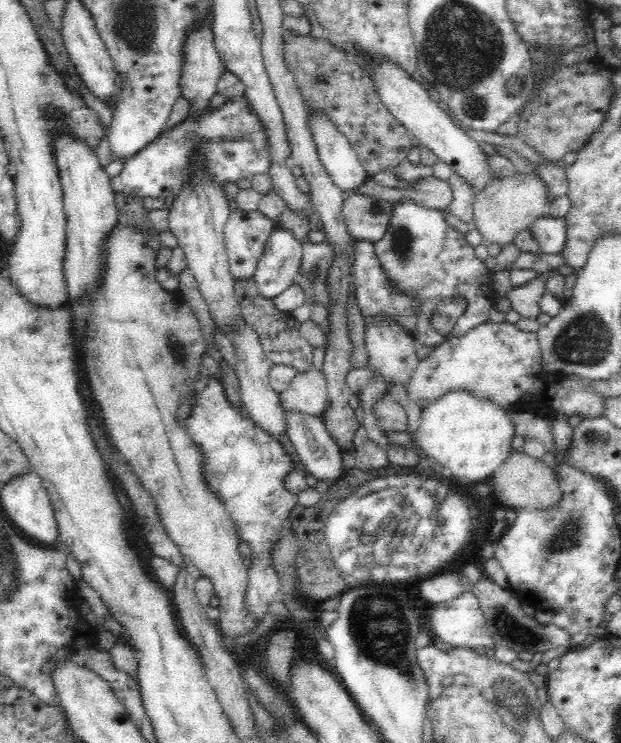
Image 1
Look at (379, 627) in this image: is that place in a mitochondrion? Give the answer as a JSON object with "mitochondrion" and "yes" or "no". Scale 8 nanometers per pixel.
{"mitochondrion":"yes"}

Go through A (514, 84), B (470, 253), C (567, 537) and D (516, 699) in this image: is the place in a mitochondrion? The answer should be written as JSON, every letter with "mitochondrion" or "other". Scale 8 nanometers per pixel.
{"A":"mitochondrion","B":"other","C":"mitochondrion","D":"mitochondrion"}

